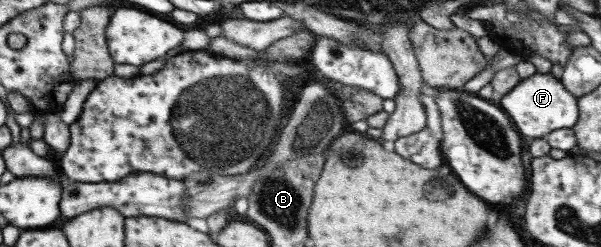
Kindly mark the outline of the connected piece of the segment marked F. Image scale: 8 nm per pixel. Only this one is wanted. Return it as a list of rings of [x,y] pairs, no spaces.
[[[551,72],[533,73],[521,81],[506,94],[499,98],[501,110],[508,116],[520,137],[542,138],[544,134],[556,130],[556,128],[570,128],[577,121],[577,98],[570,94],[562,84],[561,79],[556,78]]]

